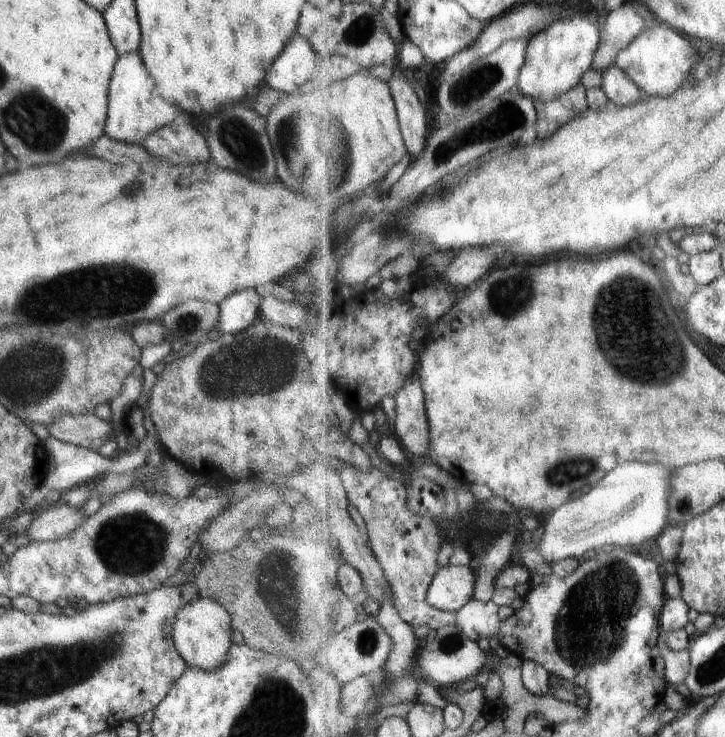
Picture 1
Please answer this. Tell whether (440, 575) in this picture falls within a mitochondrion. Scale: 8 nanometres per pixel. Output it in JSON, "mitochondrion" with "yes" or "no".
{"mitochondrion":"no"}

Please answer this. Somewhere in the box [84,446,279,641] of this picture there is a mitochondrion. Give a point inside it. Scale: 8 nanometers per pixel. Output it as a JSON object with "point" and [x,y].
{"point":[132,546]}

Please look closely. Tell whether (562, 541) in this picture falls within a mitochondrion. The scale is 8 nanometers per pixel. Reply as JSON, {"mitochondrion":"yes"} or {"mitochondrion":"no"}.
{"mitochondrion":"no"}

